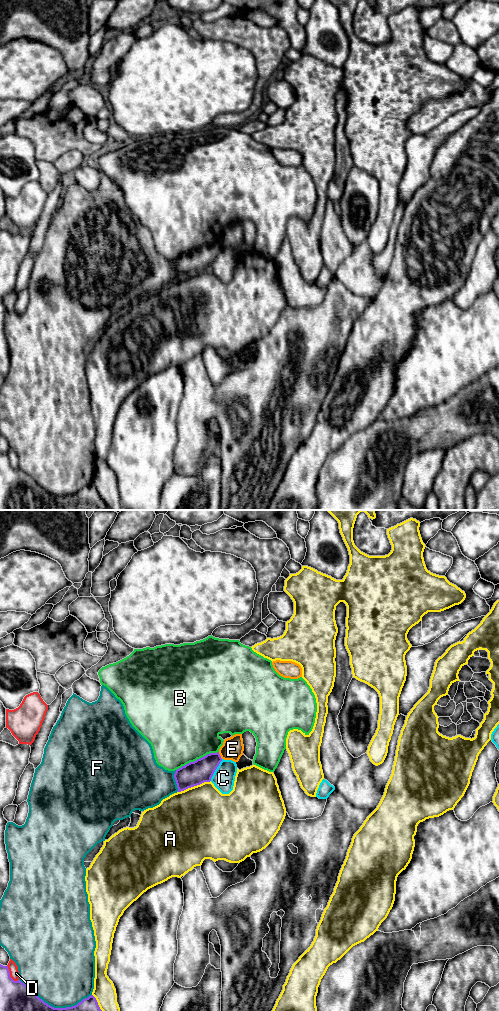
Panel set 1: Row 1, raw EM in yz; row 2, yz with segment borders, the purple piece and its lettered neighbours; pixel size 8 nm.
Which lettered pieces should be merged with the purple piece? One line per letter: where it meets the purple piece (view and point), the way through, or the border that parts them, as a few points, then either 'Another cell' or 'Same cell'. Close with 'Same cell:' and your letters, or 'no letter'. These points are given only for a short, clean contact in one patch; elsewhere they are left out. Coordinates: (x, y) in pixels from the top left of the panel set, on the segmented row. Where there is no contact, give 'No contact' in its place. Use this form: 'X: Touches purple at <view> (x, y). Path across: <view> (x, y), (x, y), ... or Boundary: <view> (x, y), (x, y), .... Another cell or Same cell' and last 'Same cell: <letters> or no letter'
A: Touches purple at yz (193, 786). Another cell
B: Touches purple at yz (197, 759). Another cell
C: Touches purple at yz (215, 769). Another cell
D: Touches purple at yz (9, 974). Another cell
E: Touches purple at yz (219, 755). Boundary: yz (218, 752), (222, 758). Another cell
F: Touches purple at yz (55, 1008). Another cell
Same cell: no letter

